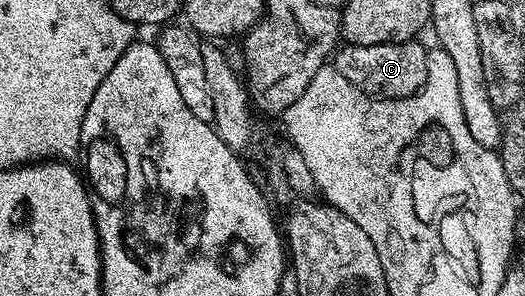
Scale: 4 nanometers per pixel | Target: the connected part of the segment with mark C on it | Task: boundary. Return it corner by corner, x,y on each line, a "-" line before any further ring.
420,40
404,41
403,43
387,43
386,45
351,45
342,44
335,53
335,67
350,81
356,89
362,89
370,97
410,97
418,93
425,85
429,49
420,45

